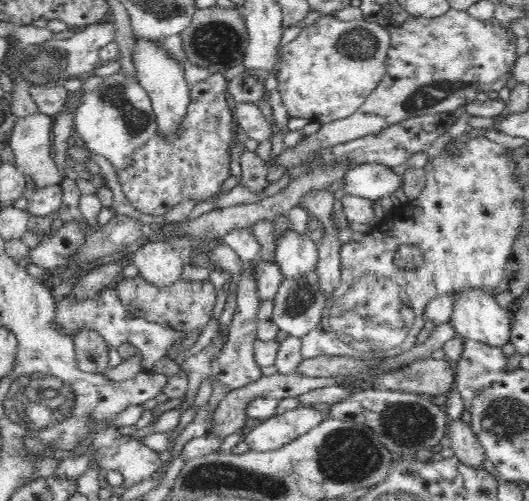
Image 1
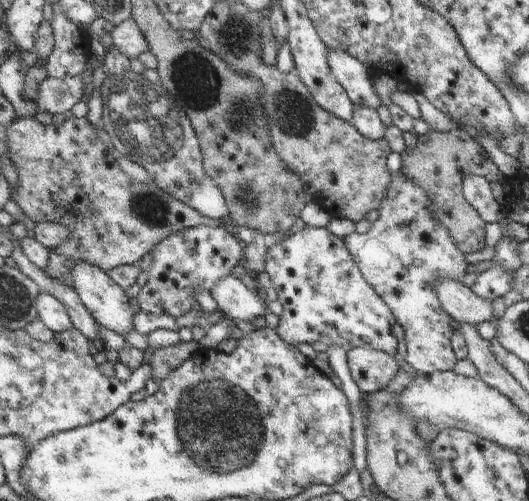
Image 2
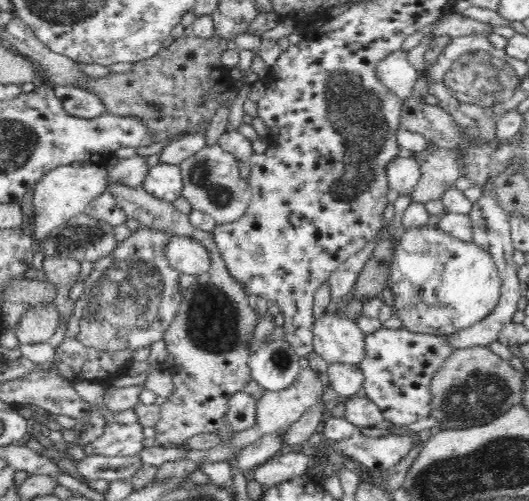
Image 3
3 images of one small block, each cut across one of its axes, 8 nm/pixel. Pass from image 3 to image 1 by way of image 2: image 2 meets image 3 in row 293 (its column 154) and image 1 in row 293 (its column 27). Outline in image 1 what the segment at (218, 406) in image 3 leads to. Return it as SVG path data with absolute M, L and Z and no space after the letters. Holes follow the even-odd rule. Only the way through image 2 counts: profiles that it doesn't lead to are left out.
M134 276L122 279L117 285L117 293L120 302L128 309L128 312L136 318L142 318L151 323L166 325L168 328L176 329L186 333L186 338L180 340L178 344L174 344L166 356L173 361L180 352L188 350L198 336L202 334L202 329L212 316L212 308L216 304L216 286L209 279L184 280L180 278L168 286L156 286L142 276Z

